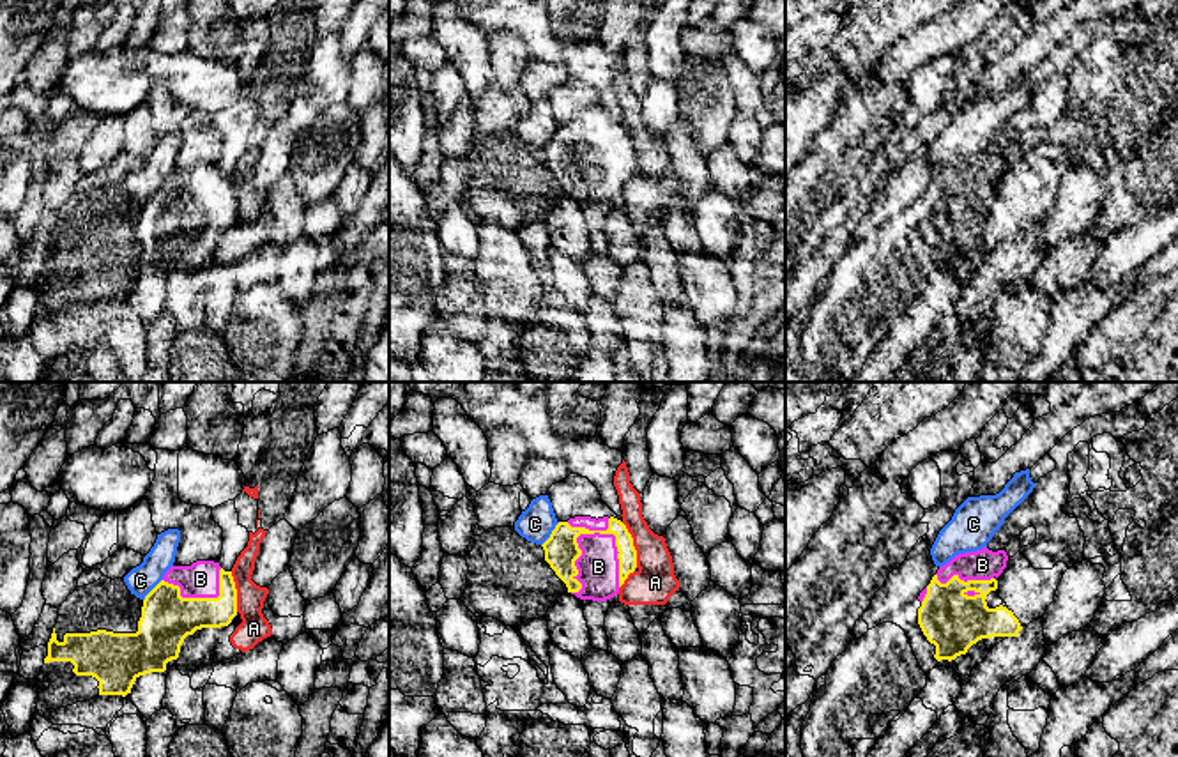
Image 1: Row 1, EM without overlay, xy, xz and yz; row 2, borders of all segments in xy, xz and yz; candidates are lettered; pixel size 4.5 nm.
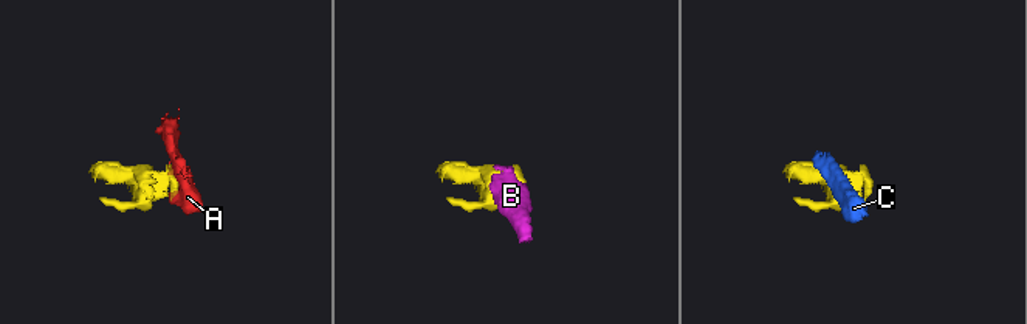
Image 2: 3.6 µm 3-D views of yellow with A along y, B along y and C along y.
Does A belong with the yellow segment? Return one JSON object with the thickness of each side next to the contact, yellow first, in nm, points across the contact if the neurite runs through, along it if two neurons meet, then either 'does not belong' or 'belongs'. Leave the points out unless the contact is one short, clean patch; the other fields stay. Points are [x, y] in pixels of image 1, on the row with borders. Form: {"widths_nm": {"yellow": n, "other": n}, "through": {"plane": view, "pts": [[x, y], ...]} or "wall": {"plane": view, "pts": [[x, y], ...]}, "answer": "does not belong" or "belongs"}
{"widths_nm": {"yellow": 90, "other": 190}, "wall": {"plane": "xz", "pts": [[621, 522], [632, 538], [637, 566]]}, "answer": "does not belong"}

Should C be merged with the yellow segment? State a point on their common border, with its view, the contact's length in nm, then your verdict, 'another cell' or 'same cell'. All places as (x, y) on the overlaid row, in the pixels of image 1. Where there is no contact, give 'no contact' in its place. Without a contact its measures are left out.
meets yellow in xz at (550, 535); contact 140 nm long; another cell

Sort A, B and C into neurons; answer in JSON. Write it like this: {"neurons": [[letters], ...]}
{"neurons": [["A"], ["B"], ["C"]]}

